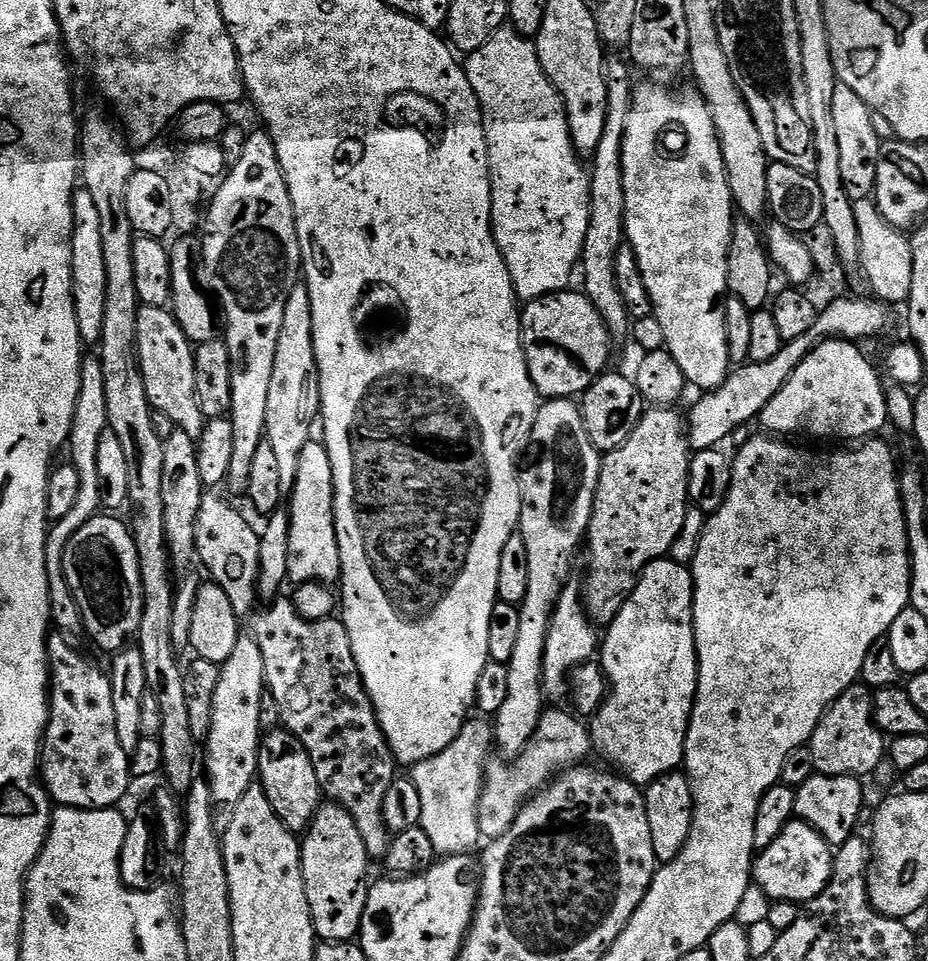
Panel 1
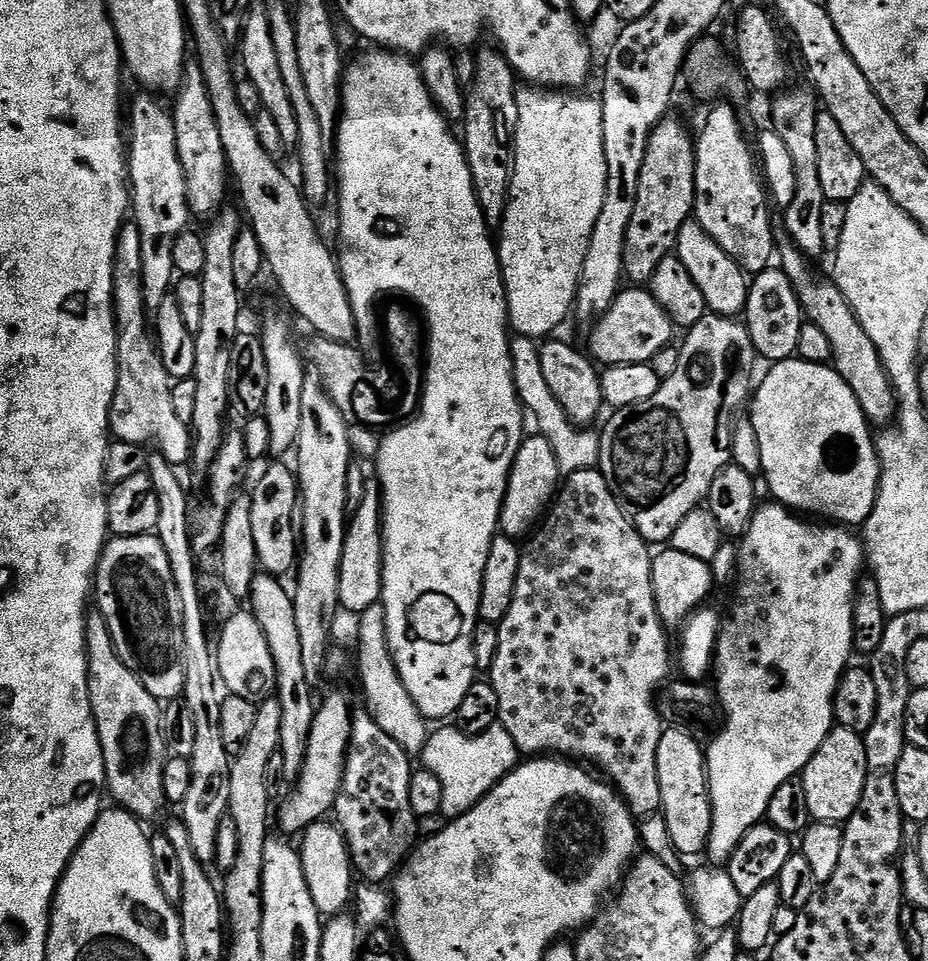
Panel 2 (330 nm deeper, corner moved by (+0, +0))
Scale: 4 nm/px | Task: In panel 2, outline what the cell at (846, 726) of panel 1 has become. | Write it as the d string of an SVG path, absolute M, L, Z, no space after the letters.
M833 727L832 733L818 746L814 758L805 766L802 783L810 802L813 821L822 824L845 825L860 811L862 794L868 781L868 751L863 735L849 728Z

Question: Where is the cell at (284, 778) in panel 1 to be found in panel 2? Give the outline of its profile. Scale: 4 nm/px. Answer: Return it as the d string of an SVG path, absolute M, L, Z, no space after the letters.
M323 819L305 828L302 833L304 841L299 841L298 844L300 860L310 886L310 896L314 898L314 906L318 906L321 917L324 918L347 913L354 900L354 865L348 840L335 823L328 823L327 819Z

